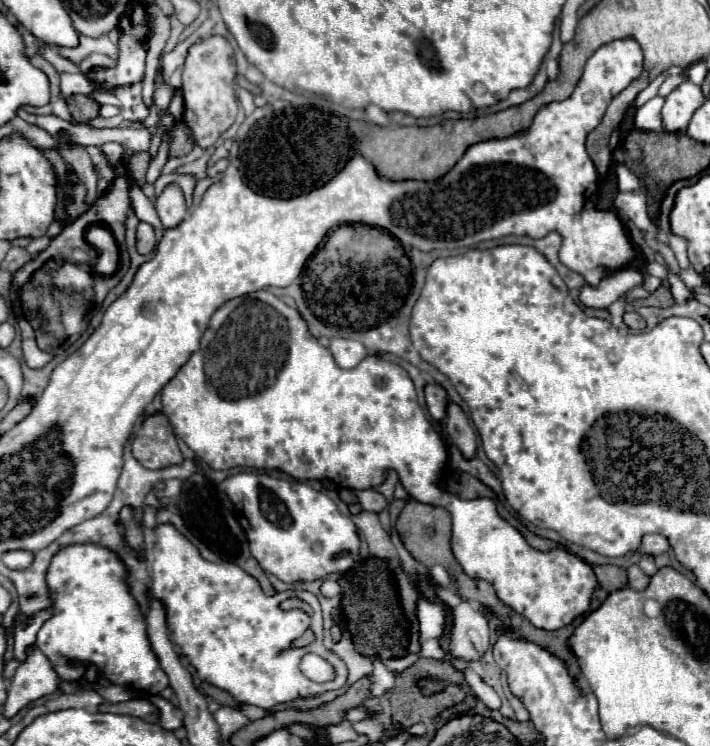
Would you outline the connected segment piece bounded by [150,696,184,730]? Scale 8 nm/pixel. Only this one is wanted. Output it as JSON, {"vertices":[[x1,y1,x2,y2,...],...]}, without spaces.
{"vertices":[[152,696,150,700,160,710,160,726,164,730,178,730,178,728,182,728,182,724,184,724,184,712,180,712,180,708,172,706,168,700,164,700,160,696]]}

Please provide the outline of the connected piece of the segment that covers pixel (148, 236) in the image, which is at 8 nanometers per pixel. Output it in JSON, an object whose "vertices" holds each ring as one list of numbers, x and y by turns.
{"vertices":[[146,222,138,224,138,232,136,232,136,240,138,240,138,252,140,254,150,254,156,246,156,236,154,236,154,228]]}

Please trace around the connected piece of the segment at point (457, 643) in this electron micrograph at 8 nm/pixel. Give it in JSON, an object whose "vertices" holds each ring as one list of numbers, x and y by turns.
{"vertices":[[466,600,454,608,454,628,450,652,468,660,478,660,490,648,488,620]]}

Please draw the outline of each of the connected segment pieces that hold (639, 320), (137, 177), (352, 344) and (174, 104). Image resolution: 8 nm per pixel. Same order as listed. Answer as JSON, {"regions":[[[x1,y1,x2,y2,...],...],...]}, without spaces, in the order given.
{"regions":[[[626,312,626,314,624,314,624,322,626,322,626,326,632,328,632,330,644,330,644,326,646,326,646,324,644,324,646,320,644,320,638,312]],[[140,152,140,154,132,154,130,156,128,172,130,172,130,178,132,178,134,184,144,186,144,172,148,170,150,160,152,160,152,156,148,152]],[[332,338,330,352,336,358,336,364,340,368,354,368,368,356,368,350,364,348,364,344,350,338]],[[174,90,172,100,170,100,170,106,168,106,168,112,172,114,172,118,174,118,176,122,182,120,182,114,184,114,184,100,182,100,182,92,180,92,180,90]]]}

